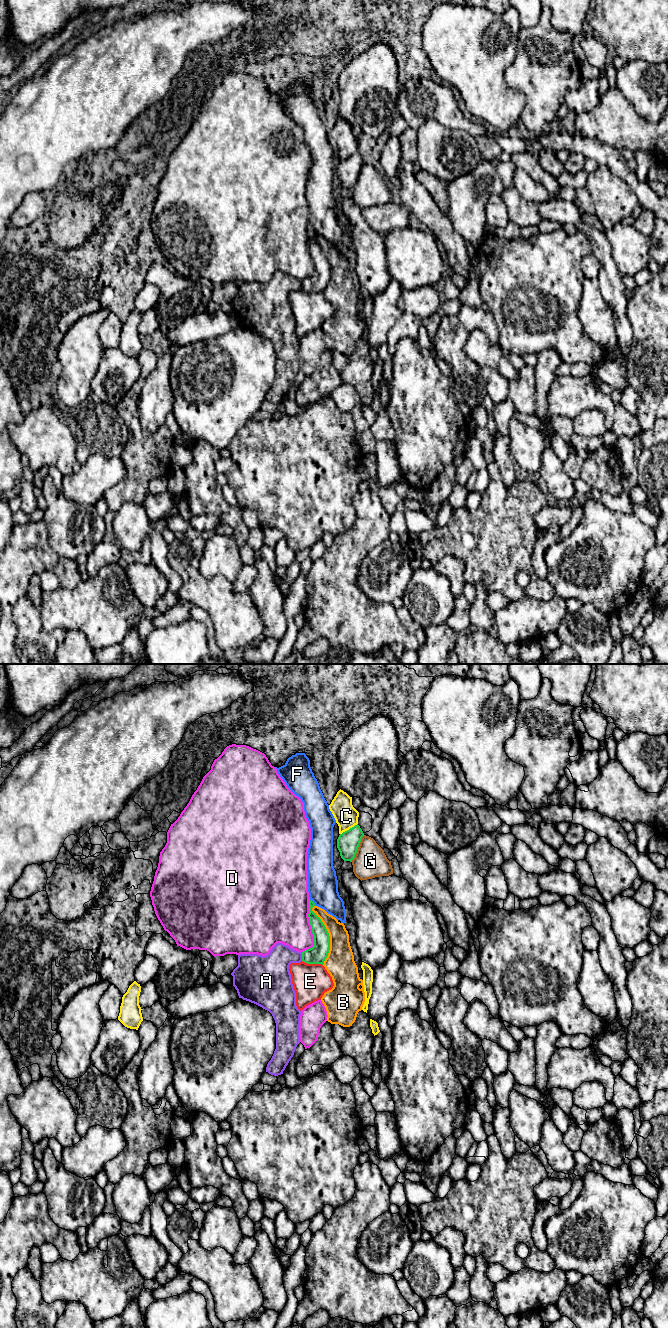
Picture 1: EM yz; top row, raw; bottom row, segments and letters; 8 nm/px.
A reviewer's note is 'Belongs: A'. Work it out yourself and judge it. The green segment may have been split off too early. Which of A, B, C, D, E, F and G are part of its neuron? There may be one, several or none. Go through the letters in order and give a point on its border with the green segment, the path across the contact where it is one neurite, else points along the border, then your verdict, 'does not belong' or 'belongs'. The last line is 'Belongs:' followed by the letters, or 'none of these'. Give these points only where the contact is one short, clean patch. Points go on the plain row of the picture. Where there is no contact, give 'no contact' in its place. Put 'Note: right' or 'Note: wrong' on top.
Note: right
A: contact yz (302, 284); belongs
B: contact yz (328, 263); does not belong
C: contact yz (349, 157); does not belong
D: contact yz (311, 256); does not belong
E: contact yz (312, 291); border yz (302, 288), (307, 291), (320, 291), (322, 293); does not belong
F: contact yz (313, 230); does not belong
G: contact yz (357, 176); border yz (364, 163), (355, 185), (351, 189); does not belong
Belongs: A

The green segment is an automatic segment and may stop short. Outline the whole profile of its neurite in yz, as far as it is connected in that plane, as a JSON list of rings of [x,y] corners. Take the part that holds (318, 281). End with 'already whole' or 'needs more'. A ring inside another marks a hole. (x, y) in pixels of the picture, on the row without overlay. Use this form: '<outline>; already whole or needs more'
[[[309,228],[309,250],[314,264],[312,276],[303,280],[277,271],[266,284],[238,283],[238,294],[233,298],[233,314],[239,326],[269,339],[276,351],[276,377],[266,400],[278,404],[300,371],[301,339],[296,334],[296,320],[289,299],[291,291],[324,292],[330,278],[330,264],[321,247],[312,239],[316,234]]]; needs more

